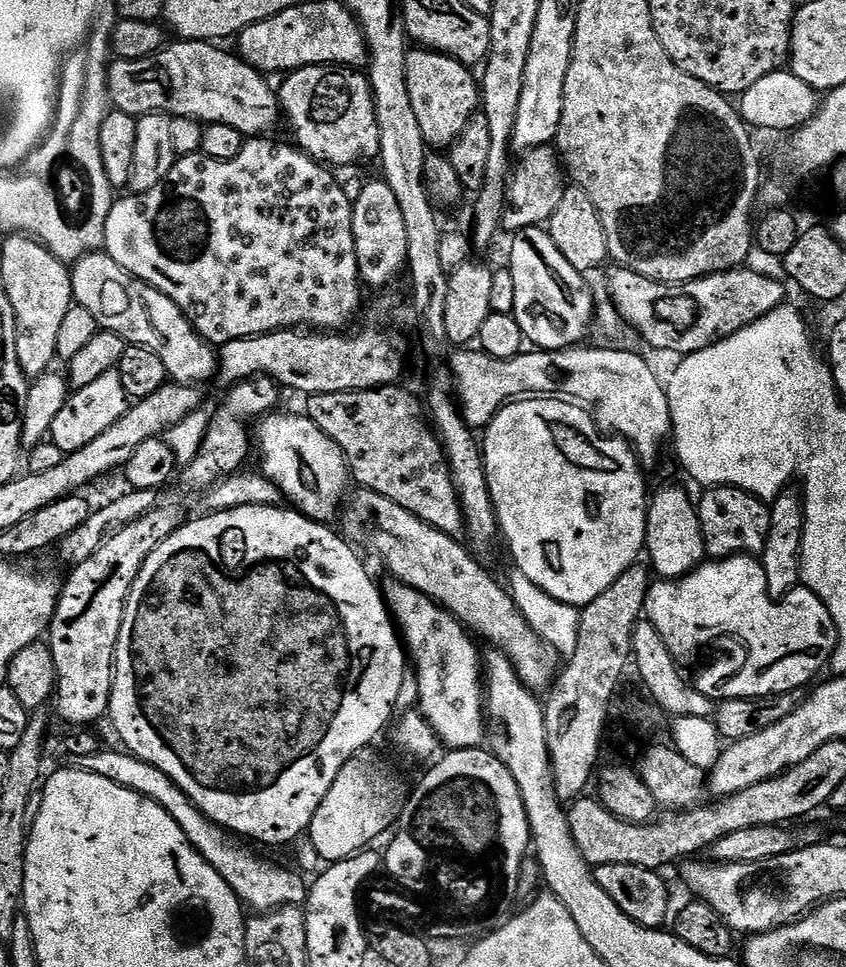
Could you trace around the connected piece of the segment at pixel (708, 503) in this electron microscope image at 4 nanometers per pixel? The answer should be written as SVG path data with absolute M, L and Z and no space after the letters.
M725 484L709 487L705 492L708 493L698 500L696 510L702 528L705 553L712 558L760 553L764 549L769 526L769 505L759 495Z

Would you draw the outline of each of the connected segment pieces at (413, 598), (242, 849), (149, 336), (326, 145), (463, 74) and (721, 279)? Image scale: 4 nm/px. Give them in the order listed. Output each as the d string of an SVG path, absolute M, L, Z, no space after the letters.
M399 582L390 584L388 592L386 588L386 605L402 637L411 667L412 664L416 667L418 711L430 722L441 745L449 744L447 747L452 750L481 747L486 740L486 729L482 652L476 649L477 641L452 613L426 594Z
M101 750L85 756L77 756L74 764L84 772L102 774L102 778L110 778L110 782L114 782L118 786L126 786L130 790L158 802L158 806L162 806L162 810L166 810L166 814L170 814L170 818L174 818L174 822L178 822L178 826L182 830L182 834L186 834L190 846L194 846L194 850L199 856L207 864L214 866L214 870L218 870L218 874L222 874L226 886L230 886L230 890L234 890L234 894L240 899L241 905L245 909L259 914L271 912L273 908L300 906L307 901L310 887L307 879L304 881L292 868L283 868L282 865L275 864L274 861L267 860L264 856L259 856L254 849L247 848L247 846L252 846L241 842L228 829L212 823L205 816L204 811L172 779L166 774L162 774L162 770L158 770L158 766L133 756L127 750L119 751Z
M93 250L84 253L79 260L71 265L72 273L72 299L82 305L90 314L94 314L94 322L106 332L113 332L124 339L125 345L145 348L158 358L162 358L162 366L166 366L169 377L178 384L199 385L203 376L213 375L218 364L218 356L213 345L203 340L196 327L184 317L182 310L166 294L162 294L154 286L150 286L145 280L140 280L134 274L130 274L114 258L108 256L107 251Z
M315 64L289 72L283 80L284 85L279 85L278 88L280 111L283 119L285 121L288 119L288 124L292 127L291 139L295 147L325 166L356 164L359 160L375 161L379 157L378 120L374 114L372 88L368 85L367 75L363 71L339 64Z
M423 46L409 51L406 58L406 90L410 90L410 103L418 118L418 127L422 130L425 145L436 150L447 149L460 136L469 118L480 108L480 86L477 77L472 77L473 69L458 62L443 52L434 52Z
M612 266L608 272L607 299L616 307L617 314L625 325L636 328L636 332L652 348L660 352L677 352L677 357L689 356L719 340L733 336L738 330L753 324L755 320L781 307L785 303L784 288L772 276L763 276L749 266L727 268L725 272L715 272L700 280L686 280L679 284L661 284L658 280L642 278L634 270Z

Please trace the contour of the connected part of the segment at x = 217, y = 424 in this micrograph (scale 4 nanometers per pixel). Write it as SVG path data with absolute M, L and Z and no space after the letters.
M266 375L253 376L251 380L241 380L227 389L228 393L224 396L224 405L208 416L208 428L205 430L204 440L200 443L200 449L197 454L186 465L188 471L188 480L192 484L204 484L203 486L211 486L217 480L223 479L225 476L239 472L245 467L244 459L248 456L248 436L250 440L250 428L248 432L248 420L255 421L257 418L263 417L265 414L271 413L272 408L280 400L282 389L276 381L270 379Z

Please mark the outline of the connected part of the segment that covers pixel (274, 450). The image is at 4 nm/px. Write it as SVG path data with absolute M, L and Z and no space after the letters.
M268 414L259 421L260 429L255 429L254 436L260 439L260 460L264 475L276 483L280 488L281 497L289 505L295 506L311 520L332 522L337 519L342 507L342 501L350 488L350 473L348 459L344 457L344 451L321 430L318 425L306 414L300 416L276 416Z

